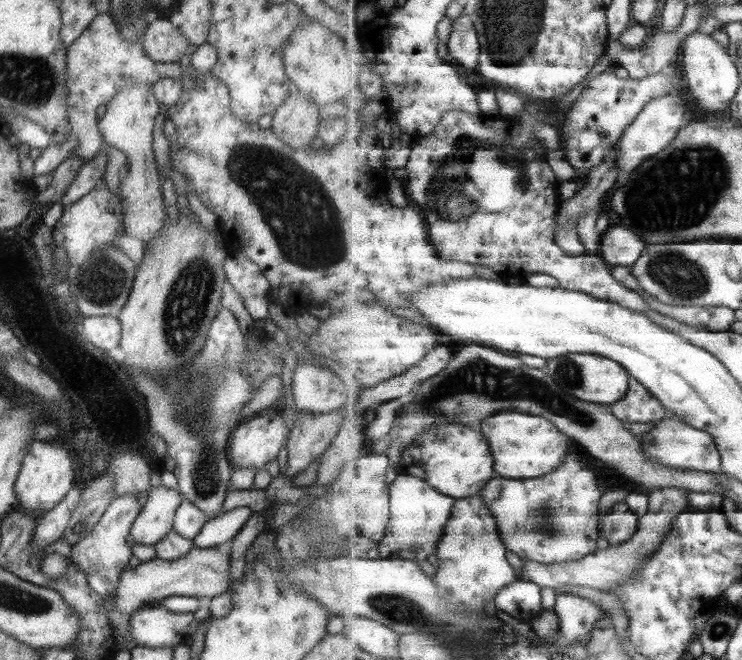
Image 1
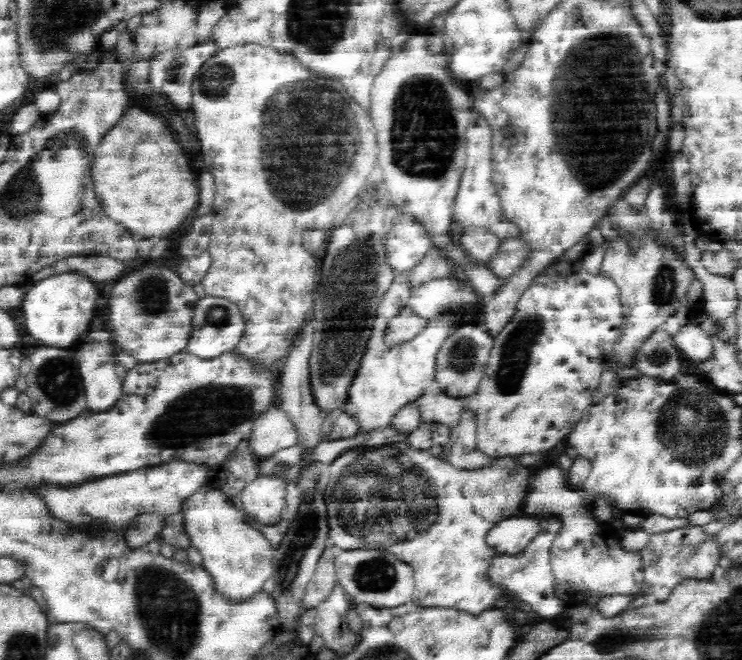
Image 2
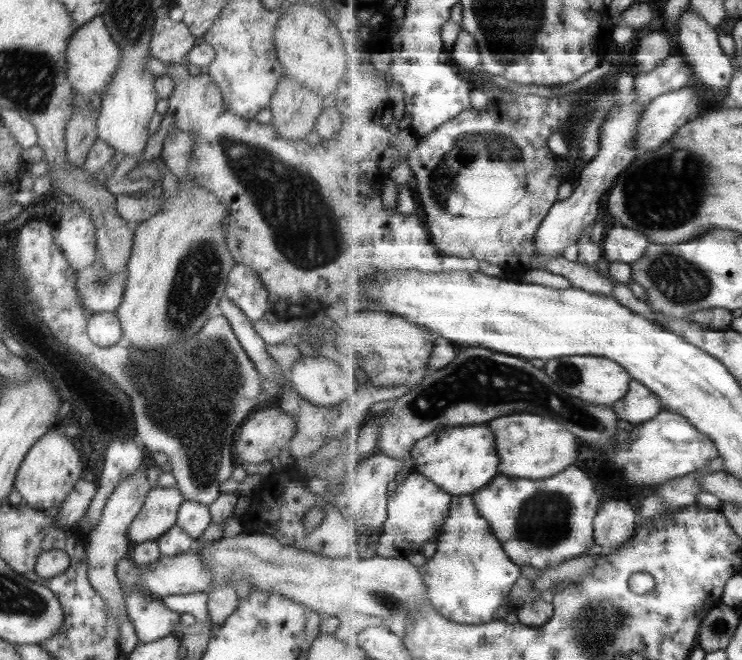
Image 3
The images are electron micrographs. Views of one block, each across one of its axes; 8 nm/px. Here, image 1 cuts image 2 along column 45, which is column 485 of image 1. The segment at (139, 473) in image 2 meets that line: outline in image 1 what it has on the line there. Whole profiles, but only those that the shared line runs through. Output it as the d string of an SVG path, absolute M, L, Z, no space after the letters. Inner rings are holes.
M575 450L567 454L563 466L543 478L493 478L483 488L481 496L490 506L508 550L523 562L550 565L583 560L588 554L599 550L597 538L600 534L601 488L597 480L597 472L593 472L585 462L583 454Z

